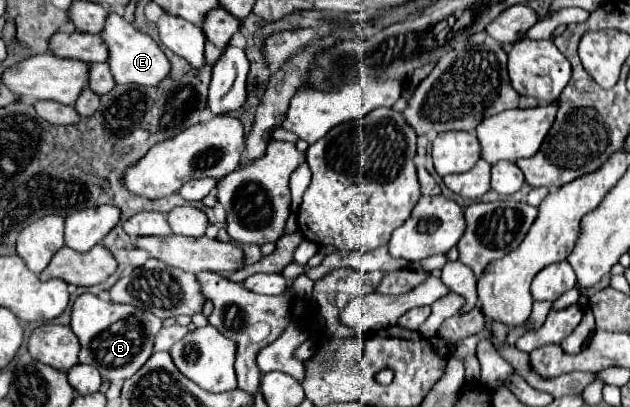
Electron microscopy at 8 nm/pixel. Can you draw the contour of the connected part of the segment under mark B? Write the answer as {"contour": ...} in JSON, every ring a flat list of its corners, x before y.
{"contour":[[81,293,73,305,71,329,81,343,79,363,93,365,107,381,125,381,137,373,153,355,153,341,163,327,163,319,133,305,103,301,93,293]]}

